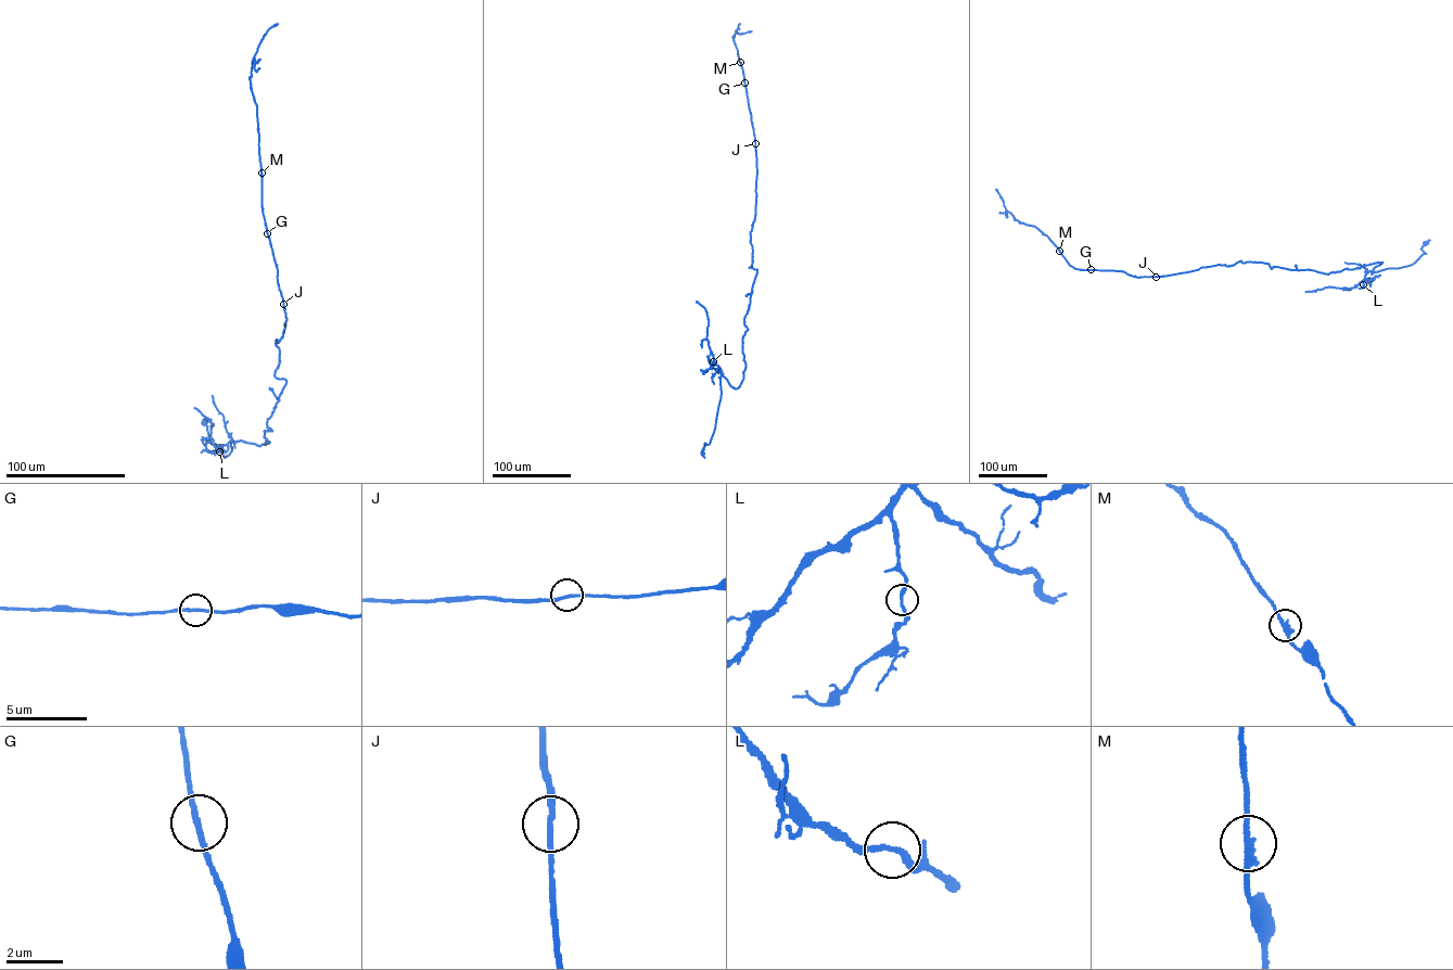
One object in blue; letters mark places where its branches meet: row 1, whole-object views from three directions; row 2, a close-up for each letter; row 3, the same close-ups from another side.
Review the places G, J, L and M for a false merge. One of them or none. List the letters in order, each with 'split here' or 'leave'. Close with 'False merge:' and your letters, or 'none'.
G: leave
J: leave
L: leave
M: leave
False merge: none

